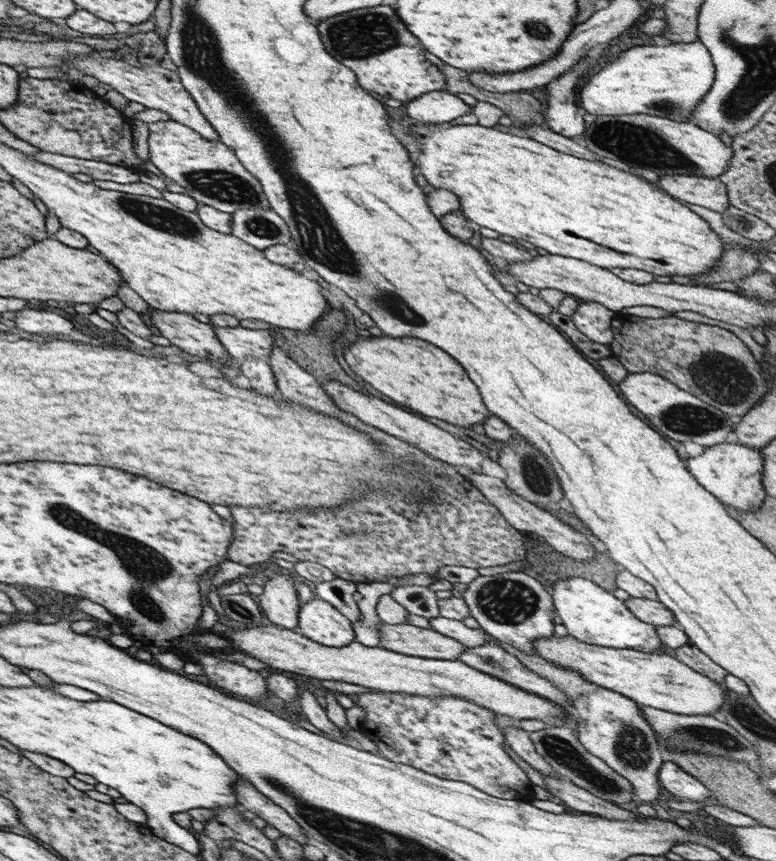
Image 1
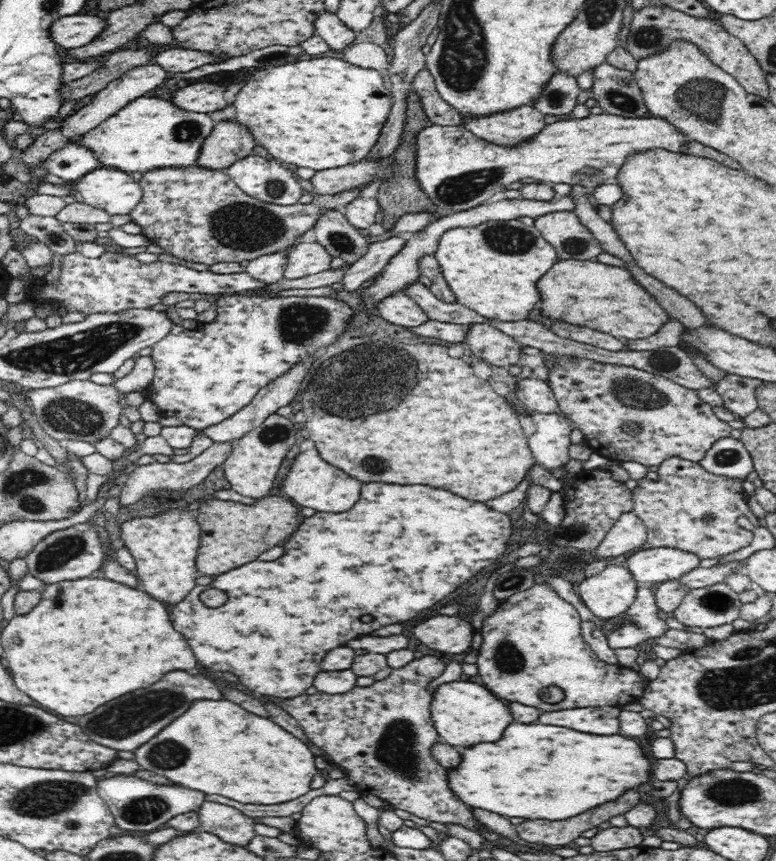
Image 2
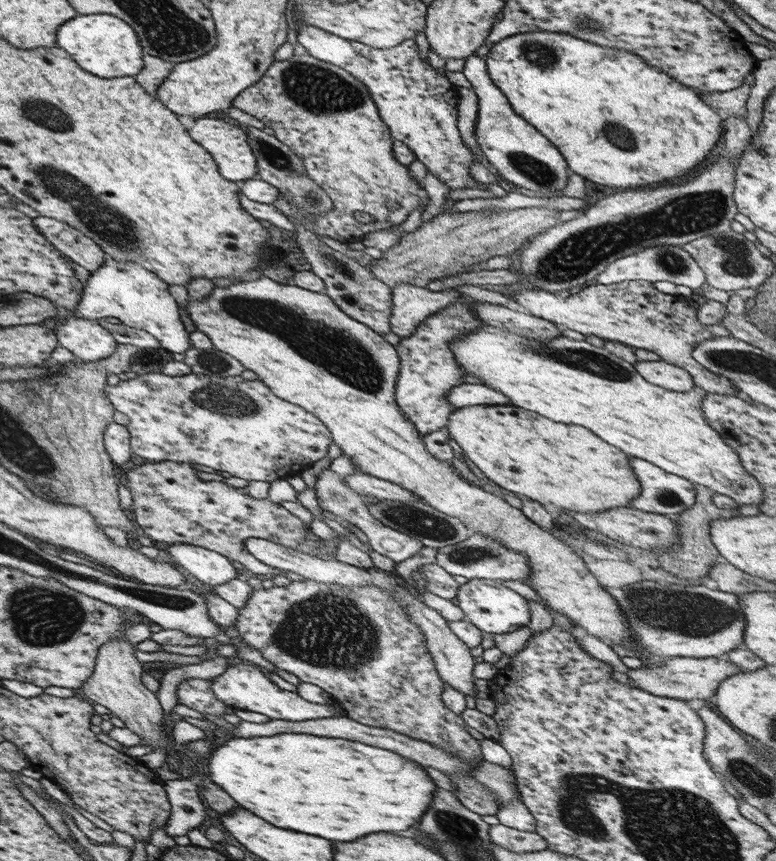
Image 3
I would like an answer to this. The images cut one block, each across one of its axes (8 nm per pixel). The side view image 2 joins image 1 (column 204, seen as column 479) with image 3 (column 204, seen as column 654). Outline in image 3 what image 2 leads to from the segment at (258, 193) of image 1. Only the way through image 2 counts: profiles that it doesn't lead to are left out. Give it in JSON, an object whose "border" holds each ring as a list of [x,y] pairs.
{"border":[[[215,115],[200,117],[194,121],[188,130],[189,136],[210,153],[218,173],[225,180],[238,184],[240,181],[255,177],[256,156],[249,146],[246,130],[241,125],[223,122]]]}

